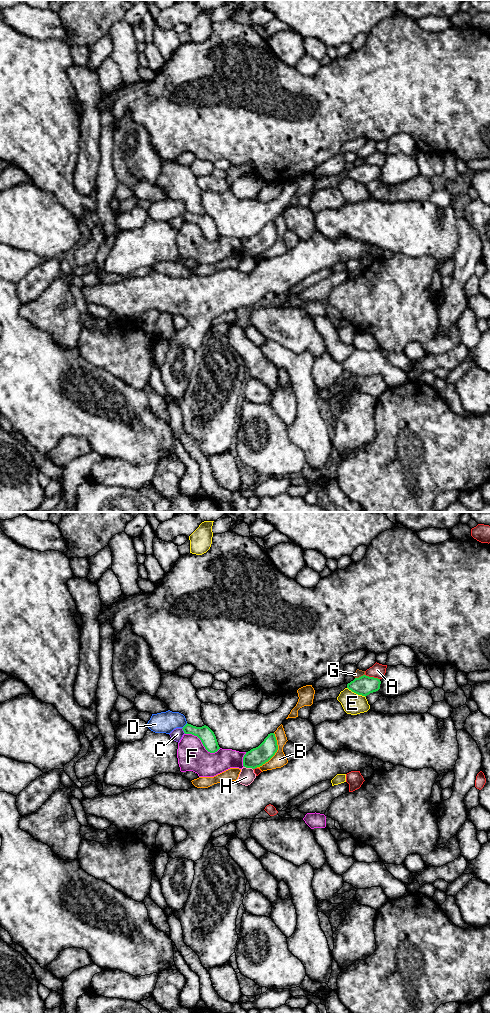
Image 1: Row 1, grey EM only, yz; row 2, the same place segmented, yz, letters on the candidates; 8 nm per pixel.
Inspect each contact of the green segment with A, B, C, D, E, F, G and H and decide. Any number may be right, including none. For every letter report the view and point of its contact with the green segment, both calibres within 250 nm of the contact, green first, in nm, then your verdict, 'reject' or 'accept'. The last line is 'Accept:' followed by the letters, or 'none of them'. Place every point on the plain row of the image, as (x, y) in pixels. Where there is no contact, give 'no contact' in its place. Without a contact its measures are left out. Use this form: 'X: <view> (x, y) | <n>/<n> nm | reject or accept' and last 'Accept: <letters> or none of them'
A: yz (372, 165) | 160/110 nm | reject
B: yz (275, 240) | 160/110 nm | reject
C: yz (183, 218) | 120/90 nm | reject
D: yz (184, 214) | 120/180 nm | reject
E: yz (356, 181) | 160/170 nm | reject
F: yz (202, 231) | 120/240 nm | reject
G: yz (359, 165) | 160/60 nm | reject
H: yz (248, 255) | 160/120 nm | reject
Accept: none of them

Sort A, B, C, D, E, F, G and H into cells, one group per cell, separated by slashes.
A / B / C / D / E / F / G / H

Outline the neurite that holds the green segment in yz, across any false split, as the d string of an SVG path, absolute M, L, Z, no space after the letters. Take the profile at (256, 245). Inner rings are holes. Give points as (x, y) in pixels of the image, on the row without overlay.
M270 221L258 235L246 240L243 245L243 254L252 257L260 255L268 250L277 238L278 233L275 222Z

